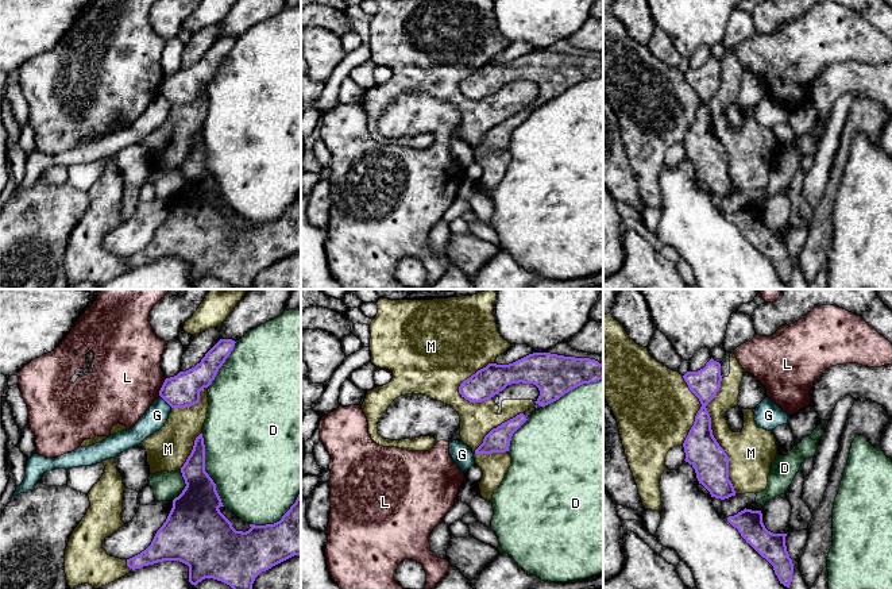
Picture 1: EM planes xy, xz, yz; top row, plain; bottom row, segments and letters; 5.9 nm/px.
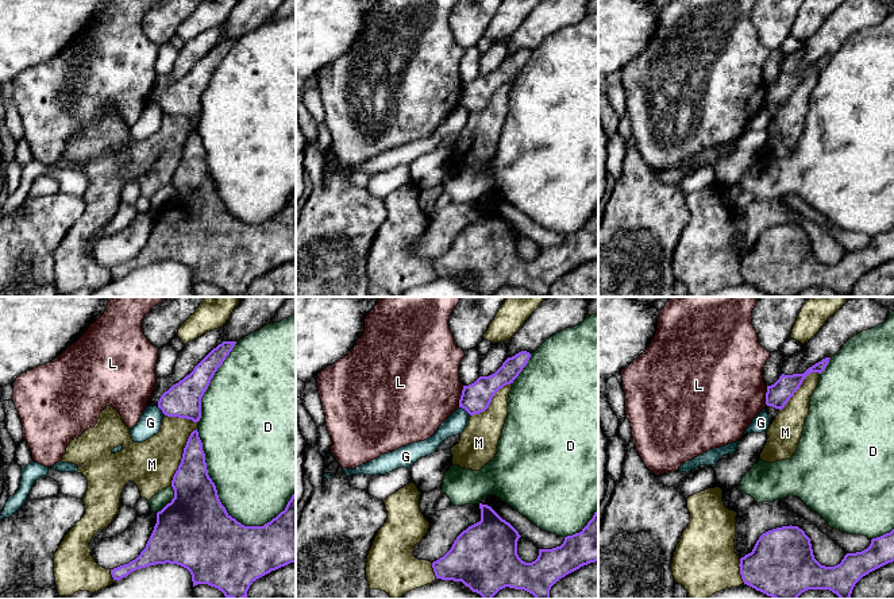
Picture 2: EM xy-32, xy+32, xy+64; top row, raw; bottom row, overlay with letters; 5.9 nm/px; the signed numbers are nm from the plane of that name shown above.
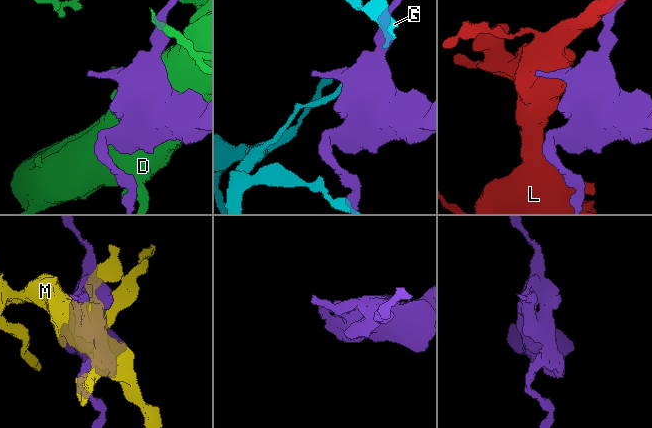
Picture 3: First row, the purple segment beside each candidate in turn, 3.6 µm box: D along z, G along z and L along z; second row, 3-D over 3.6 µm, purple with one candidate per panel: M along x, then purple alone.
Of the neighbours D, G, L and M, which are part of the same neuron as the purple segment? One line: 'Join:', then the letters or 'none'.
Join: none

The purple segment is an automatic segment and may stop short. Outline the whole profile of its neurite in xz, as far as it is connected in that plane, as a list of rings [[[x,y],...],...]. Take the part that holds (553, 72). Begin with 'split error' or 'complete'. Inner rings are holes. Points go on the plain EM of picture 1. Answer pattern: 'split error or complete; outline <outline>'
complete; outline [[[533,50],[509,62],[489,61],[459,84],[470,100],[490,97],[507,82],[533,81],[540,93],[534,99],[545,104],[569,88],[603,76],[603,62],[590,55]]]

